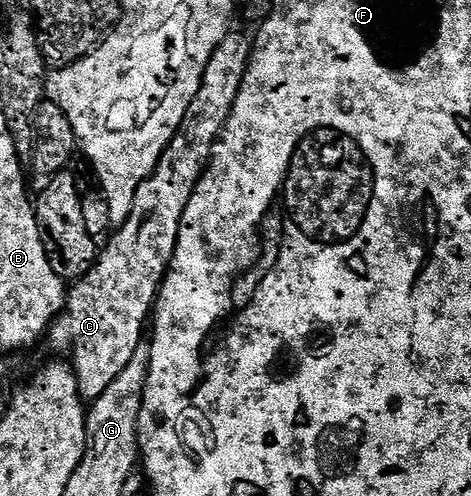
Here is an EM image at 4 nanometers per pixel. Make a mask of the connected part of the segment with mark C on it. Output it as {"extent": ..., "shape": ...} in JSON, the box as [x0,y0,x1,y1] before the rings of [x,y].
{"extent":[49,30,252,402],"shape":[[[232,30],[219,43],[217,50],[213,50],[213,58],[209,58],[209,66],[205,66],[205,74],[201,78],[201,90],[197,90],[197,98],[193,98],[177,134],[161,154],[154,174],[139,184],[129,218],[124,224],[118,225],[116,232],[119,233],[104,248],[102,245],[91,269],[80,280],[74,281],[73,287],[67,293],[66,308],[60,312],[58,320],[49,329],[52,346],[59,352],[71,351],[72,358],[70,357],[69,363],[75,369],[79,394],[84,401],[90,402],[105,394],[113,378],[117,378],[117,374],[121,374],[121,370],[125,370],[125,366],[133,362],[133,354],[137,354],[137,350],[144,343],[143,323],[146,320],[148,323],[152,315],[155,297],[159,295],[159,285],[163,283],[163,276],[171,265],[185,206],[189,206],[189,198],[207,169],[213,146],[233,110],[233,102],[241,90],[241,82],[249,66],[252,47],[252,41],[248,37],[246,40],[238,30]]]}

